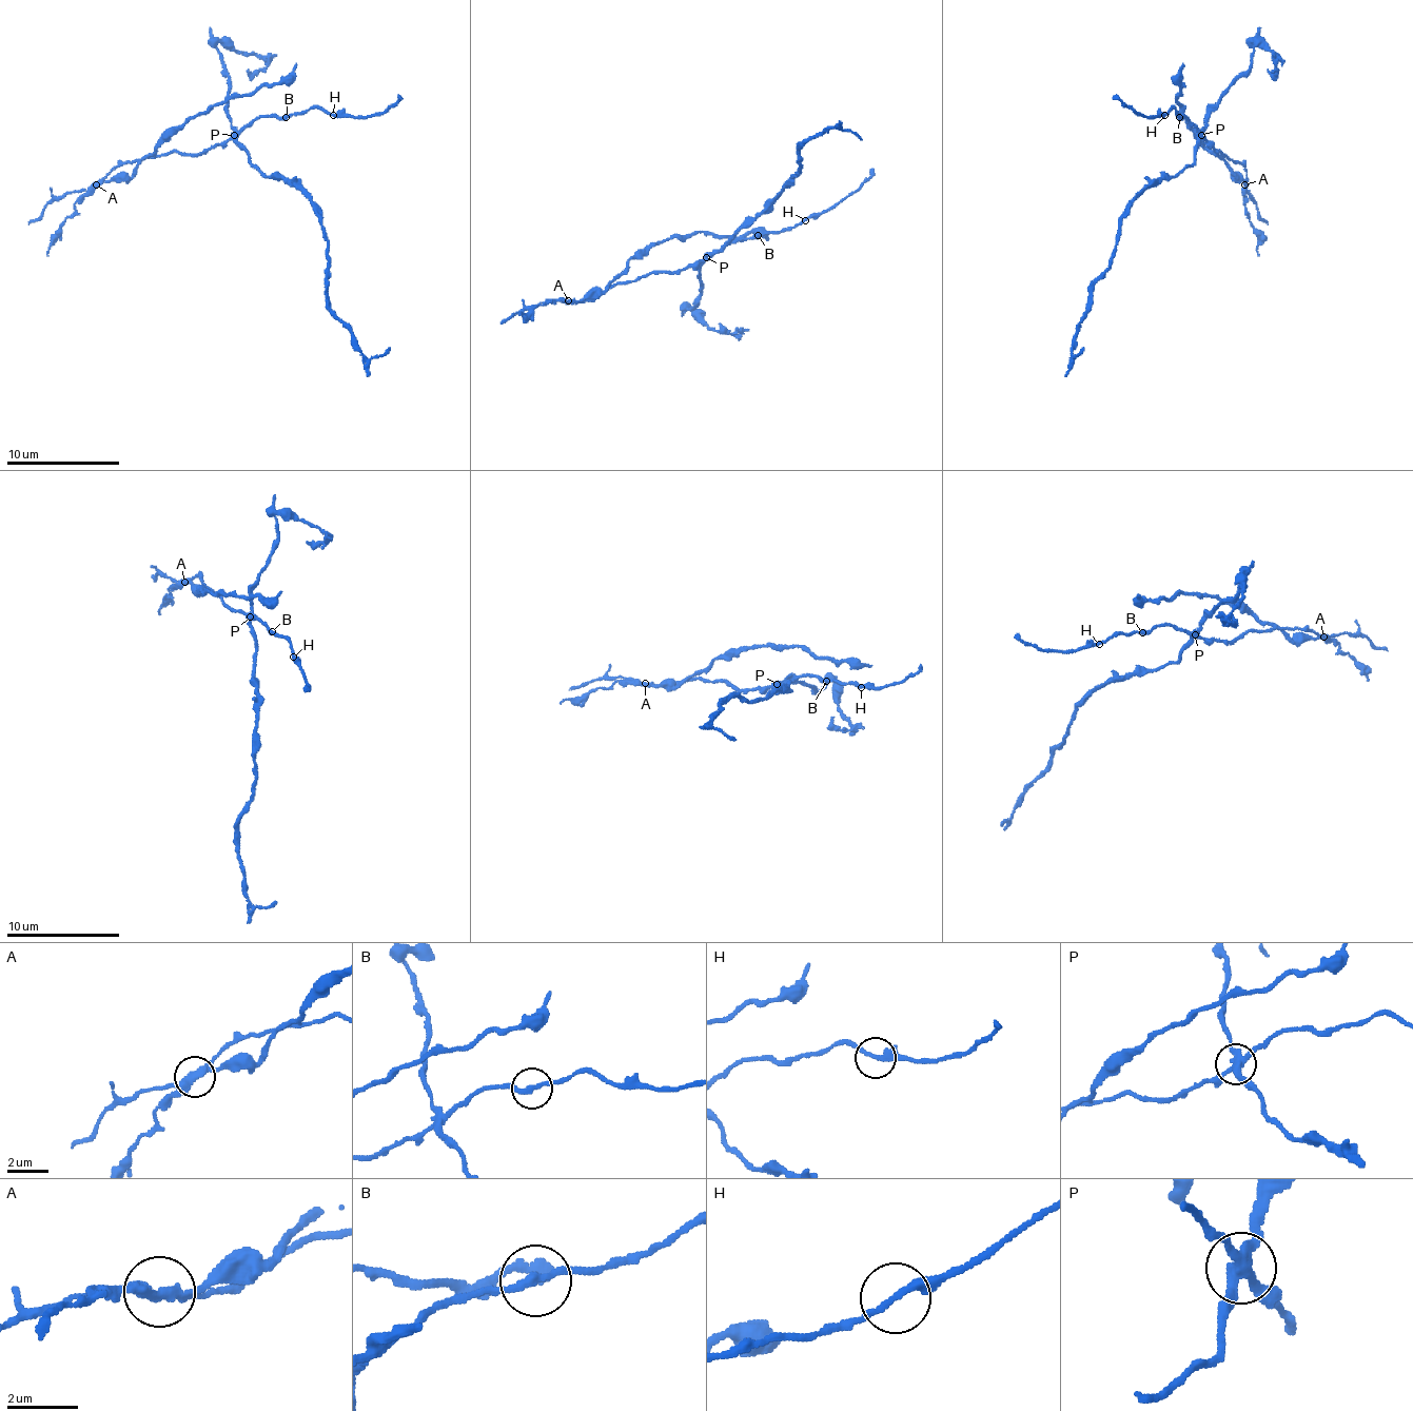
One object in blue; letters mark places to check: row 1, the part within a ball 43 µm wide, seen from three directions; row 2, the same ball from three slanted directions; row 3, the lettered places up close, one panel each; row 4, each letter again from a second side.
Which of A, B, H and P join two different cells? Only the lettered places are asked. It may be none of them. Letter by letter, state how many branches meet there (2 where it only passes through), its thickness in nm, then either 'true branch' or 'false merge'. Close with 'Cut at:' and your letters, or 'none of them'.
A: 3 | 280 nm | false merge
B: 2 | 220 nm | true branch
H: 3 | 190 nm | true branch
P: 4 | 320 nm | false merge
Cut at: A, P

